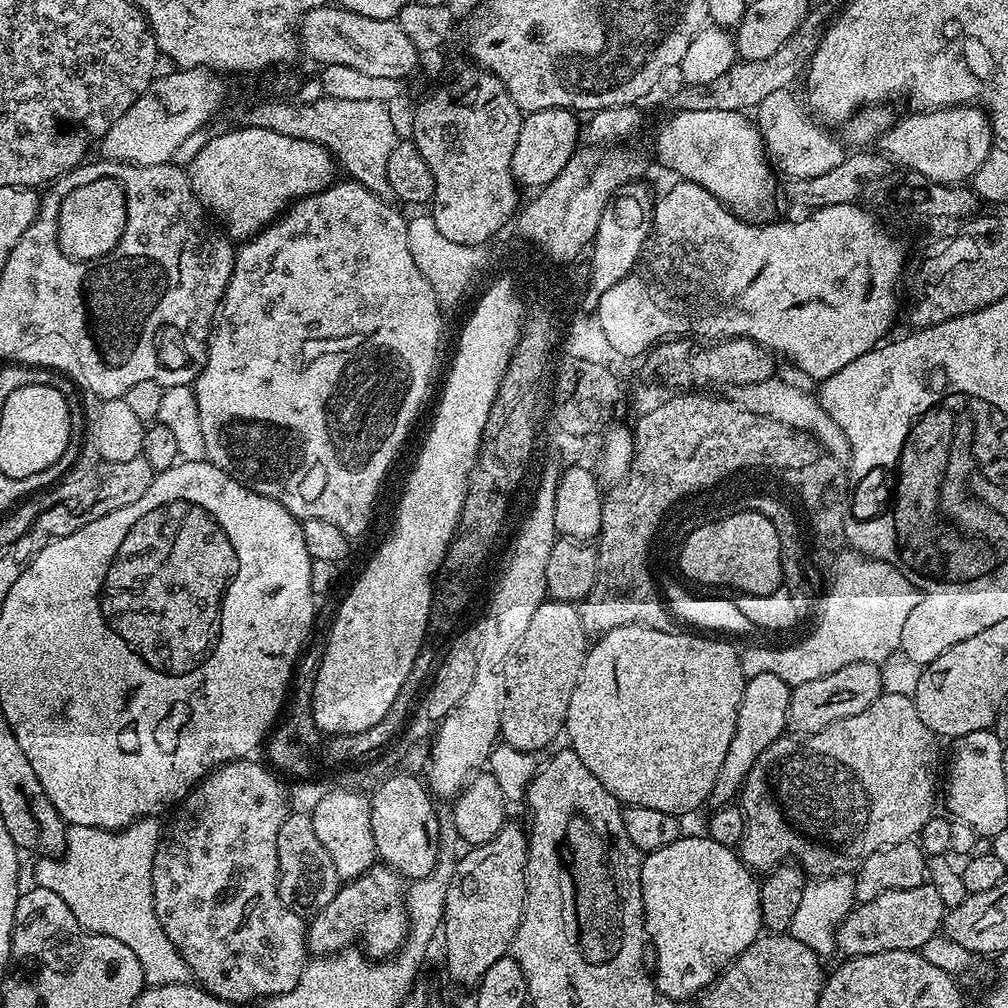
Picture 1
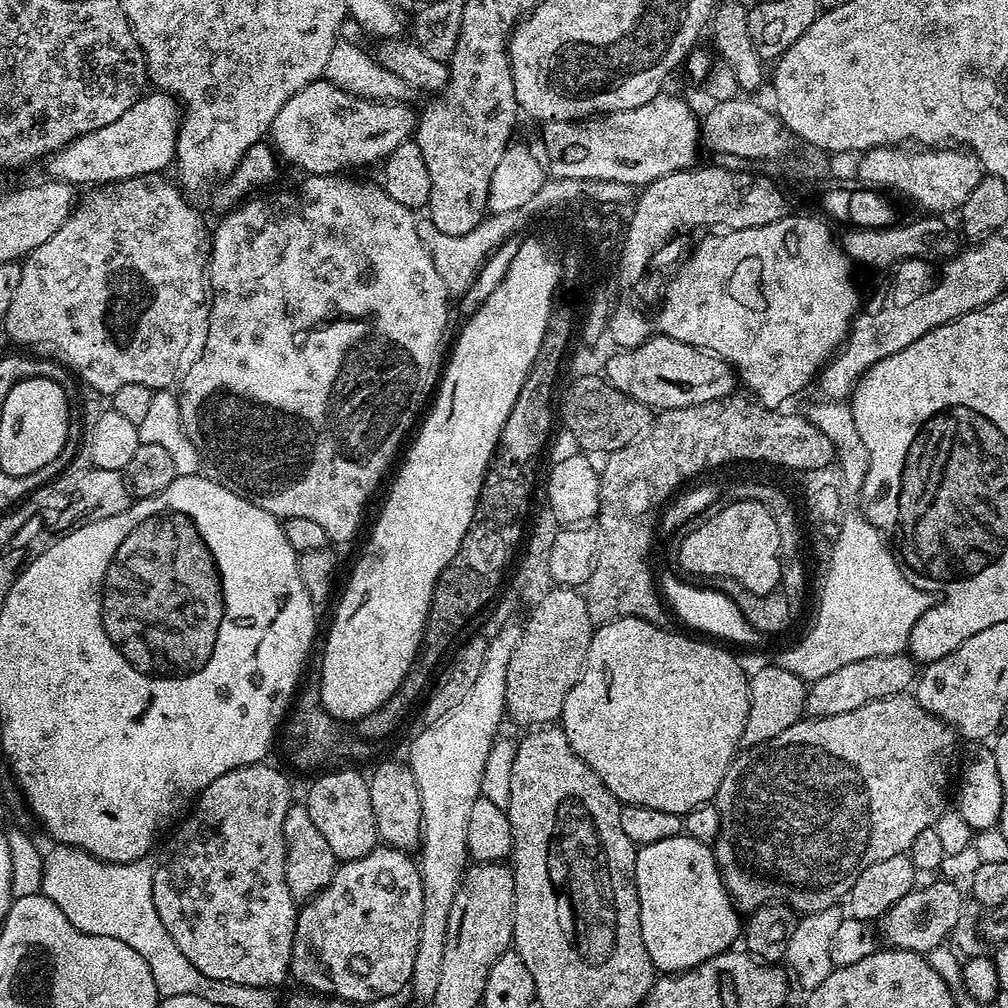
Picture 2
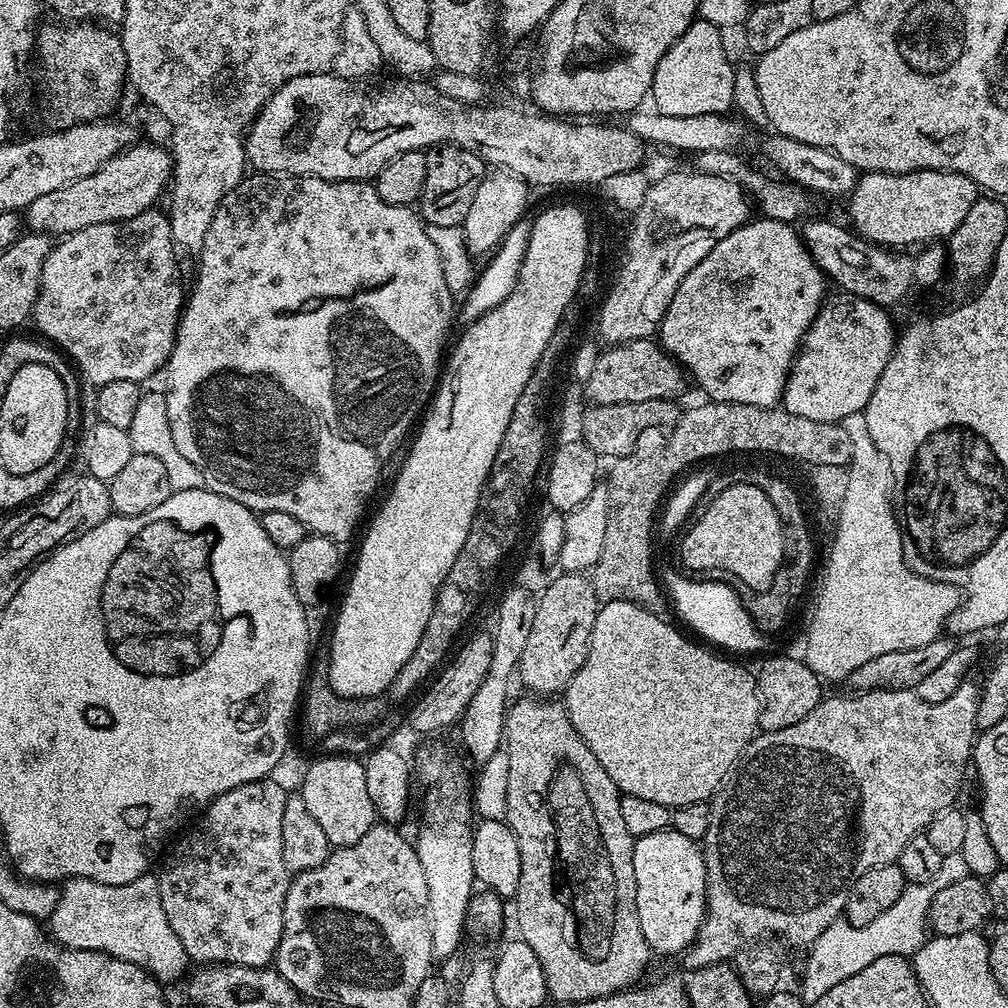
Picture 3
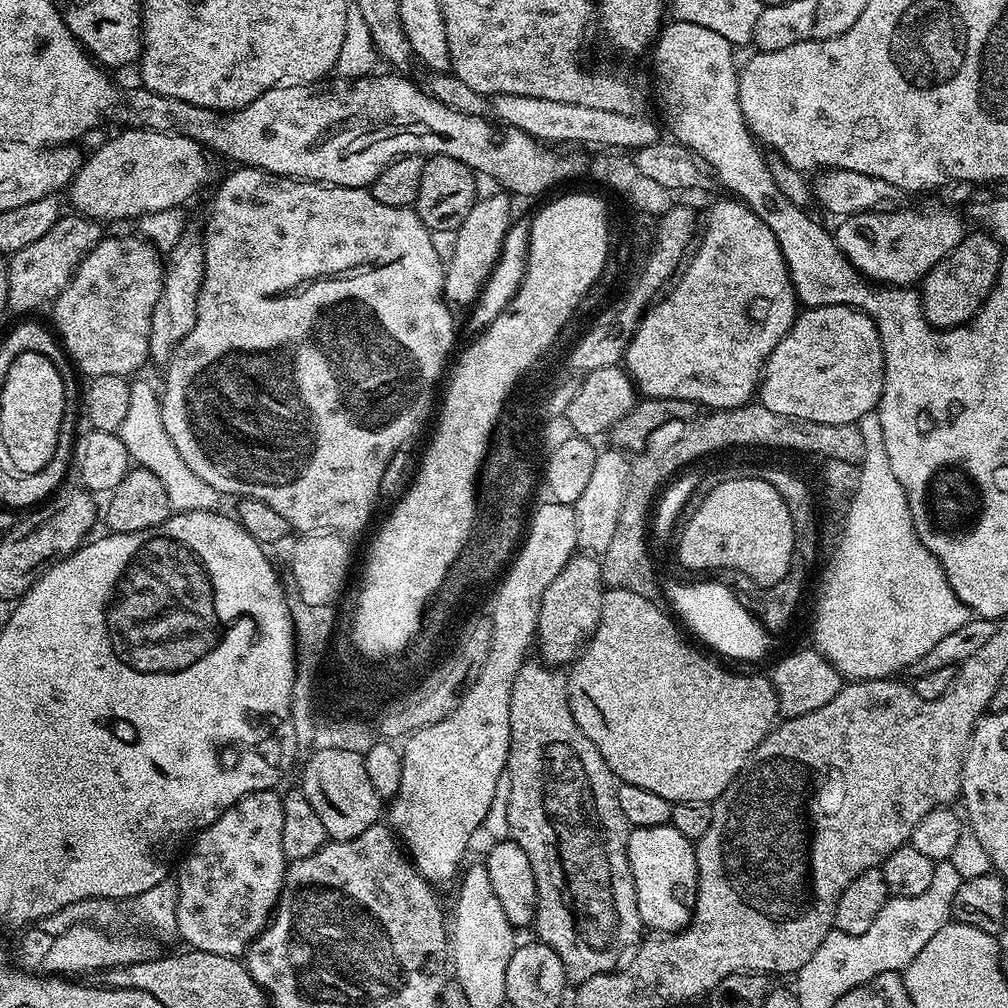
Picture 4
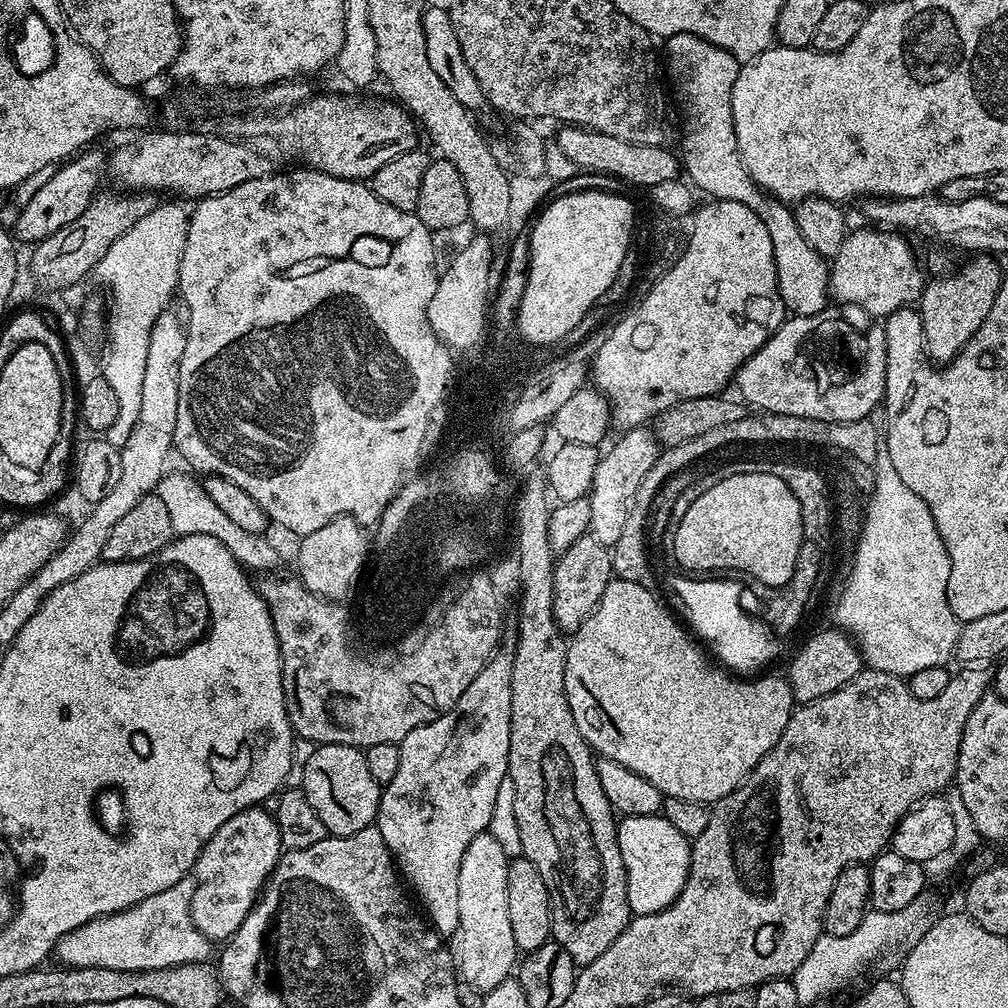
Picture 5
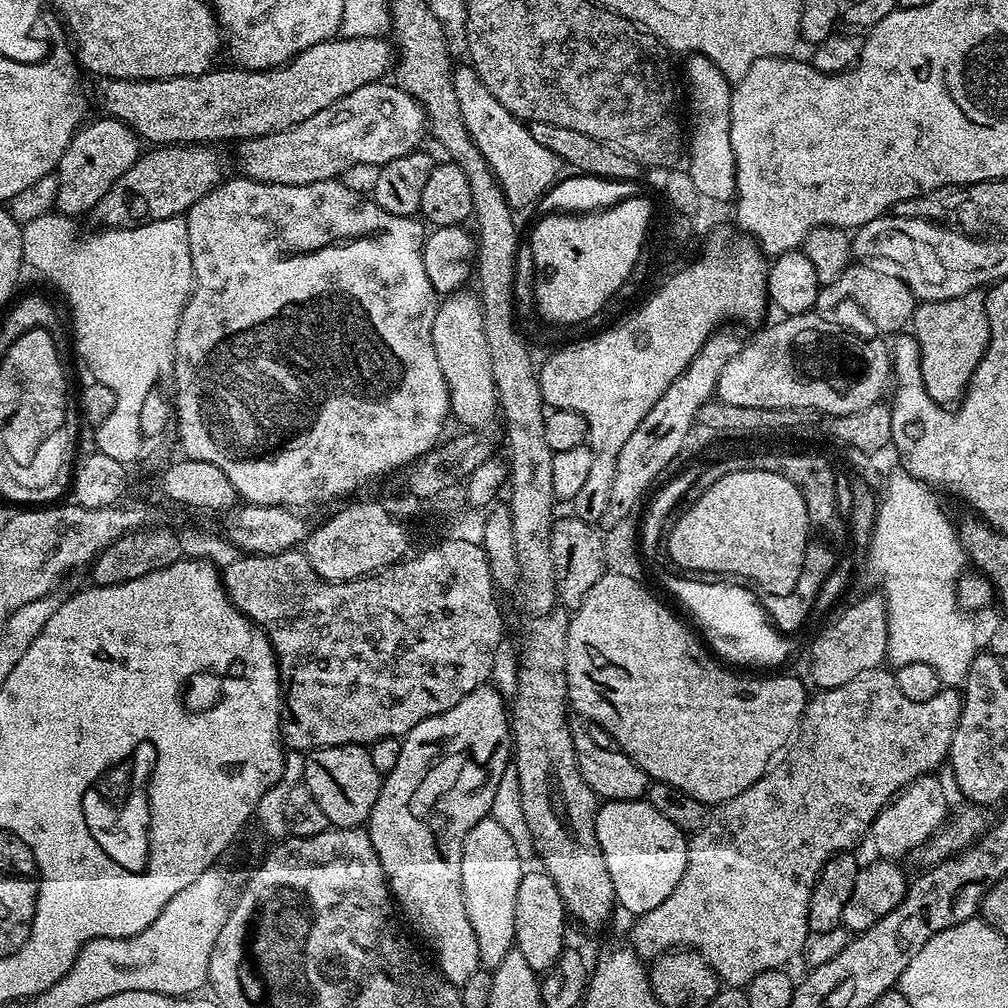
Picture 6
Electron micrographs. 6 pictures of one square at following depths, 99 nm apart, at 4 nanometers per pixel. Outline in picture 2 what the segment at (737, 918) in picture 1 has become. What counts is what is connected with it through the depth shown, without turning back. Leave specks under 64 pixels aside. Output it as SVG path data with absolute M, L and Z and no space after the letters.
M681 834L650 842L636 853L636 889L646 954L660 974L688 972L694 966L729 951L742 936L742 918L716 865L715 851Z

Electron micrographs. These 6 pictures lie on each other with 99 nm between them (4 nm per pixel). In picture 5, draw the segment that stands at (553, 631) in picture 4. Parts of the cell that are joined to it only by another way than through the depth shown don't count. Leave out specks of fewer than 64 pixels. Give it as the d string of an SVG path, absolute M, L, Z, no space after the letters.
M590 534L580 536L566 551L559 553L555 561L552 577L554 578L554 618L561 632L577 632L590 618L598 606L606 586L614 579L612 571L612 553L609 545L598 542Z

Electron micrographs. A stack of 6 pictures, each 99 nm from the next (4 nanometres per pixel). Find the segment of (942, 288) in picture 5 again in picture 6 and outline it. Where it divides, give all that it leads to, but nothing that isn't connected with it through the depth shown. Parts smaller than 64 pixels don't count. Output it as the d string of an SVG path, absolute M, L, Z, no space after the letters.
M983 291L967 292L949 300L917 303L910 314L911 335L920 348L920 373L926 394L936 404L952 406L963 397L970 378L988 349L992 327L988 321L989 305Z

